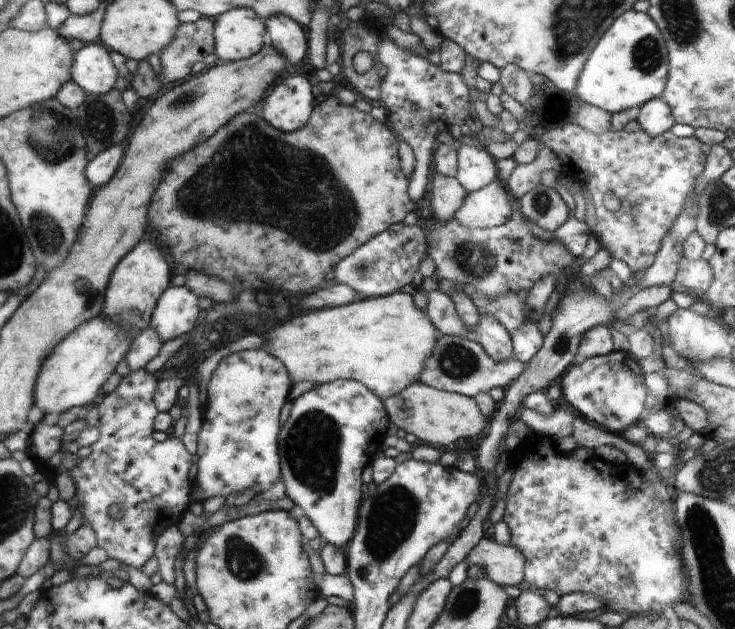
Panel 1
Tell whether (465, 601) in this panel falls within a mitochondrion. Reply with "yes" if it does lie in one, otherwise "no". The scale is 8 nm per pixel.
yes

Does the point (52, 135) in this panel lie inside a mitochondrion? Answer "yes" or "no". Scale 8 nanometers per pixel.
yes

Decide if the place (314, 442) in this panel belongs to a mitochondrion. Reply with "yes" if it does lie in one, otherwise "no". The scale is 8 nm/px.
yes

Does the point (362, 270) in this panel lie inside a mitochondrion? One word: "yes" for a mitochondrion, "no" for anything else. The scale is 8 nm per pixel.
yes

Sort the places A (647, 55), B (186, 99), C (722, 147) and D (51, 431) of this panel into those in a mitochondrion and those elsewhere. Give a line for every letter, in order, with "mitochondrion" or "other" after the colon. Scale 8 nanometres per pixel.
A: mitochondrion
B: mitochondrion
C: other
D: other

